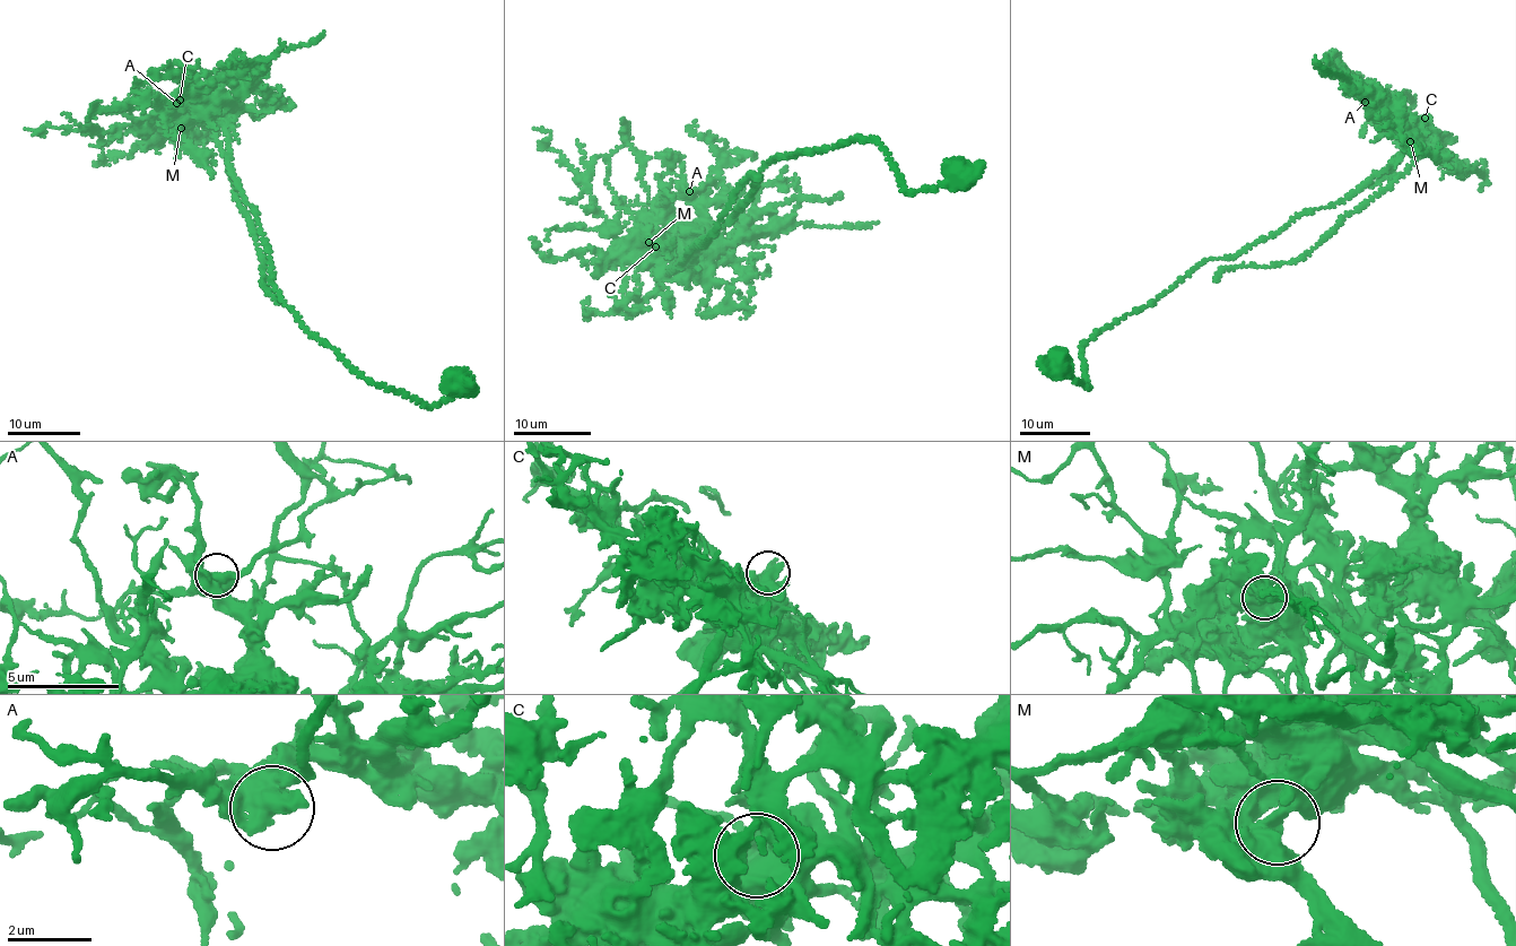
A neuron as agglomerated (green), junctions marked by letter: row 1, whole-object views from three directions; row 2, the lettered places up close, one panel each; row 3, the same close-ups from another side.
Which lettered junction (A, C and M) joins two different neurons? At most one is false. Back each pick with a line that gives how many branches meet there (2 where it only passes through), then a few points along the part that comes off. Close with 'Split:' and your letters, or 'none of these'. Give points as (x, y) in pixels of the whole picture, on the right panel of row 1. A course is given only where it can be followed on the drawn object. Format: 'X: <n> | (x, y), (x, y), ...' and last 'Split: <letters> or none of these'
M: 2 | (1410, 141), (1409, 129), (1402, 121), (1412, 124), (1418, 139), (1416, 161), (1303, 257), (1225, 269), (1214, 280)
Split: M

